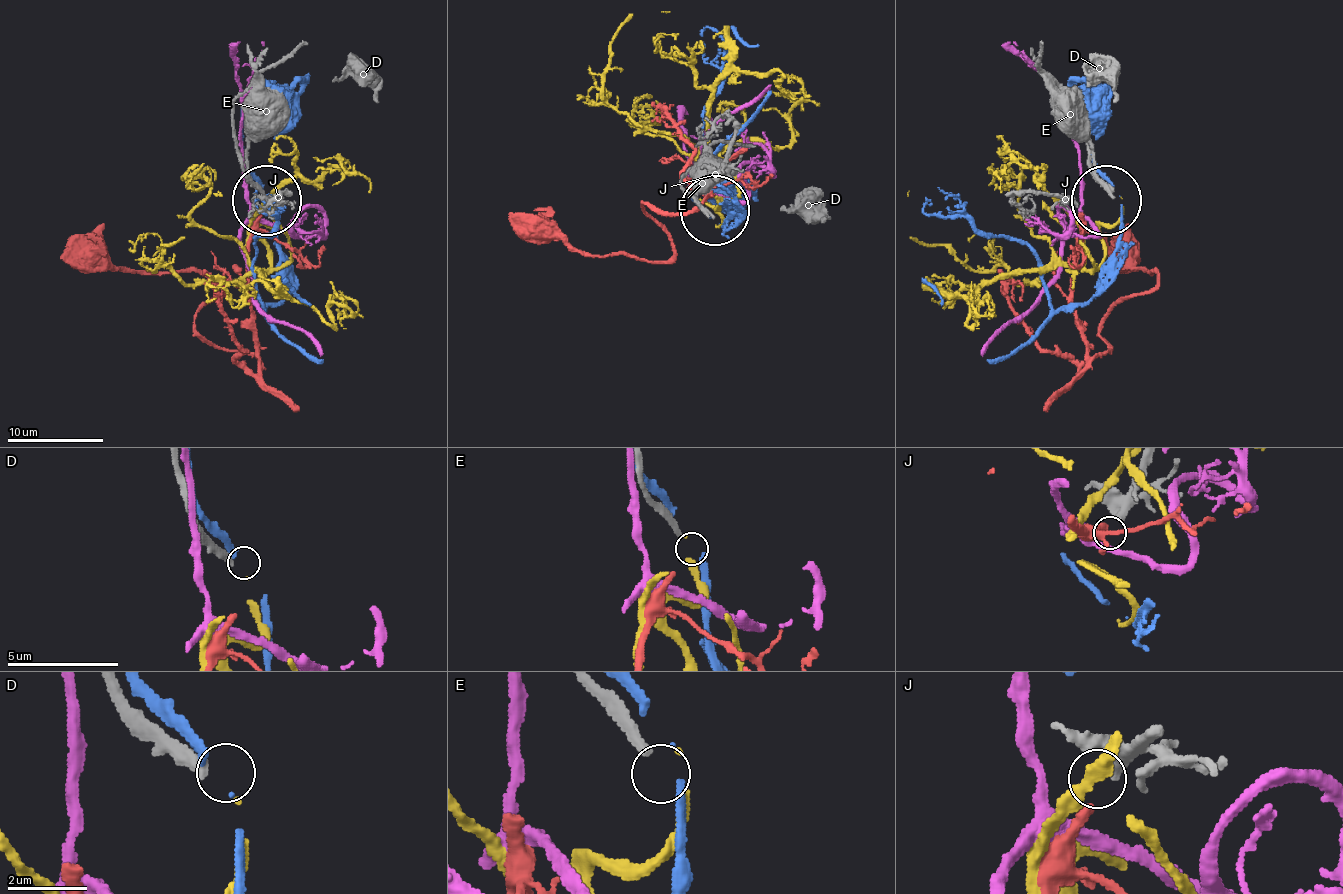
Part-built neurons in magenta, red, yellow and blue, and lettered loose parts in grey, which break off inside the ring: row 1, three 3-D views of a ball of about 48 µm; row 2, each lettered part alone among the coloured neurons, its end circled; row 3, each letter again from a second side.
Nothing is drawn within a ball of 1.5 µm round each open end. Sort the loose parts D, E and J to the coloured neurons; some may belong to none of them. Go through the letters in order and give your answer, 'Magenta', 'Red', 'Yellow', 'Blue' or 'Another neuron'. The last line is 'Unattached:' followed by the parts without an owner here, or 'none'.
D: Yellow
E: Another neuron
J: Red
Unattached: E

